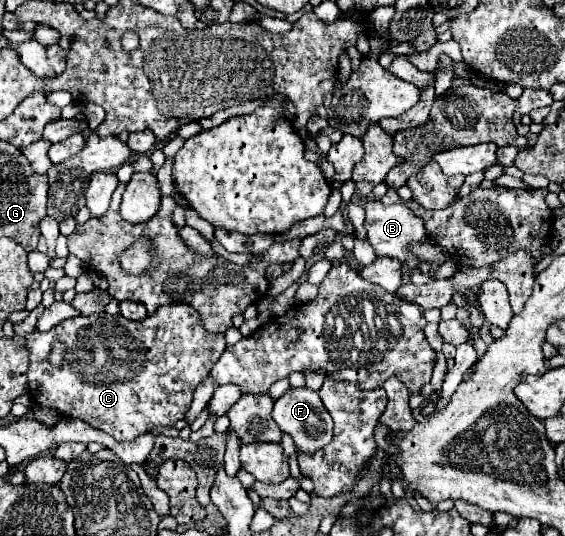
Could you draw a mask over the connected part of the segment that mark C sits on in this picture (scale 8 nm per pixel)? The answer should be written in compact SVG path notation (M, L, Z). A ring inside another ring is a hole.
M170 304L170 306L158 308L154 312L154 316L146 316L146 320L140 320L140 322L132 322L132 320L126 320L122 314L108 314L108 312L102 312L98 316L76 316L76 318L70 318L70 320L64 320L64 322L56 324L48 332L38 332L36 330L34 334L26 336L26 348L30 350L30 368L28 368L30 396L32 396L32 400L38 406L52 408L52 410L56 410L56 412L60 412L64 416L84 420L86 424L90 424L90 426L94 426L94 428L110 434L118 442L130 442L130 440L138 438L140 434L150 432L154 426L174 426L178 420L182 420L186 416L196 386L208 376L208 372L214 366L214 362L226 350L226 340L224 340L224 334L214 334L214 332L208 332L206 328L202 328L202 318L198 316L198 312L192 306L188 306L188 304ZM54 342L66 344L66 360L62 360L60 368L56 368L56 366L50 364L50 352L52 352L52 344Z

